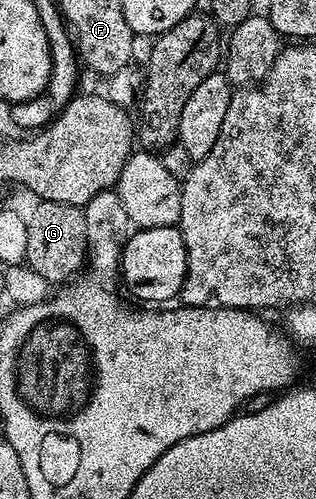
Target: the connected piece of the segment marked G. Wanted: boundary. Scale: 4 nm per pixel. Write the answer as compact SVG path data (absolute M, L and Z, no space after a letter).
M39 201L26 214L29 231L29 247L26 264L37 272L44 282L67 283L80 276L87 259L88 235L85 231L85 215L78 205Z

